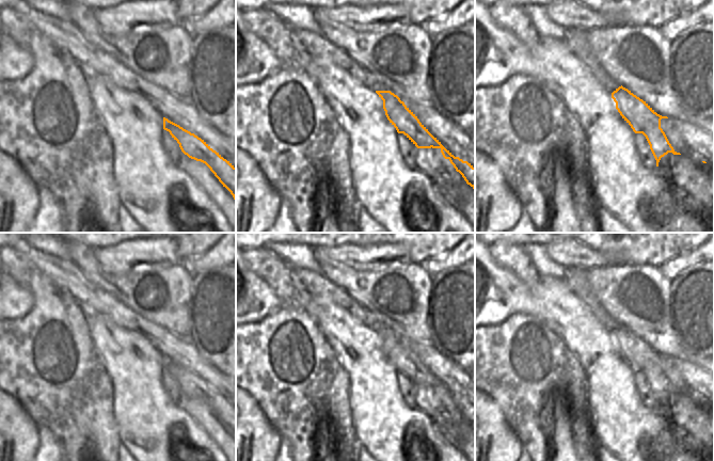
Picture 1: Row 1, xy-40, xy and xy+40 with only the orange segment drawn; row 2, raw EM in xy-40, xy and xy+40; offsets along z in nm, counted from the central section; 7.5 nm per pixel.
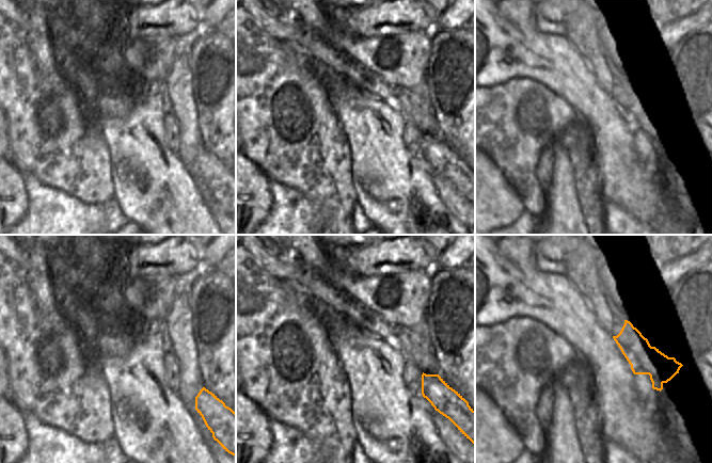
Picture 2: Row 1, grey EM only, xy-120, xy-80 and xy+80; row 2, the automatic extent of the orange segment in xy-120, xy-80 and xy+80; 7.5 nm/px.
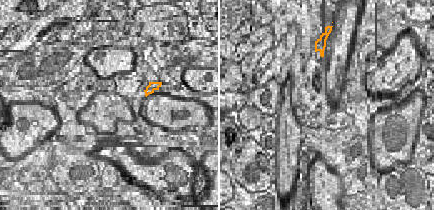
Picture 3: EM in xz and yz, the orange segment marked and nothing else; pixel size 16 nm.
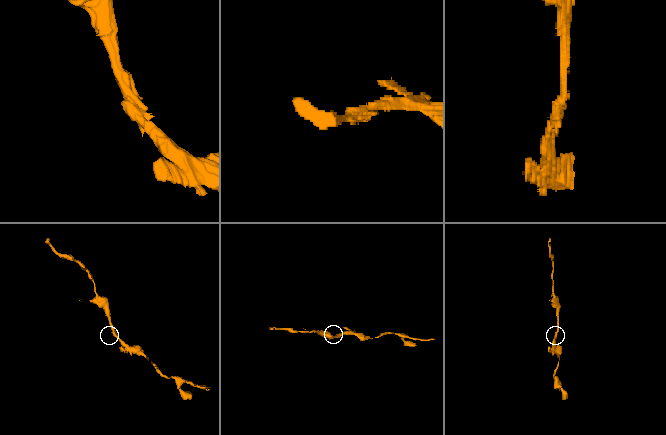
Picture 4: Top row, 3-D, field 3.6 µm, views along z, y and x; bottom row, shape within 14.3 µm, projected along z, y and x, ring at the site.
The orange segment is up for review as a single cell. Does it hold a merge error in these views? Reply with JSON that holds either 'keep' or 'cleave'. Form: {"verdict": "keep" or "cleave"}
{"verdict": "cleave"}

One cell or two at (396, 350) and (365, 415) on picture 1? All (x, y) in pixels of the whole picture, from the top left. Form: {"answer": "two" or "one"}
{"answer": "two"}

